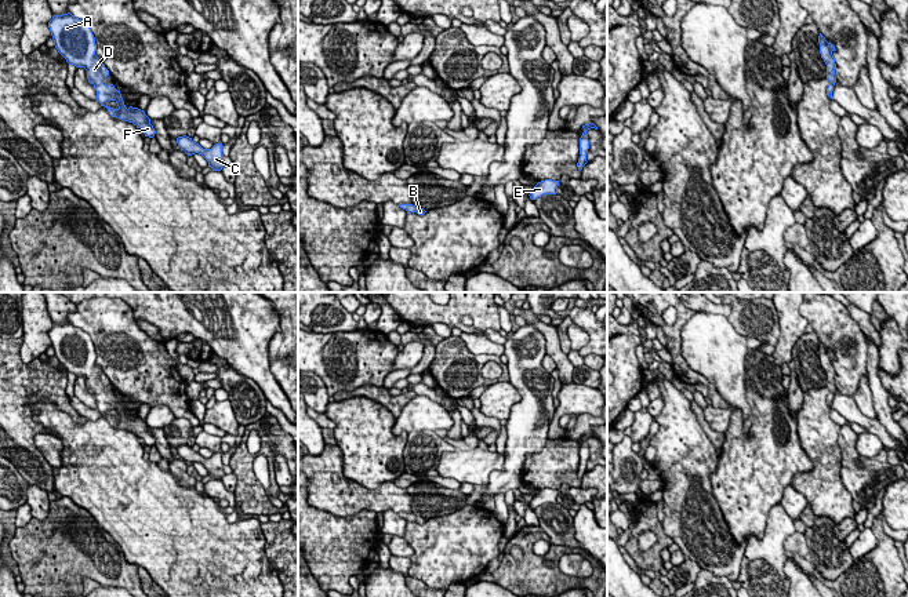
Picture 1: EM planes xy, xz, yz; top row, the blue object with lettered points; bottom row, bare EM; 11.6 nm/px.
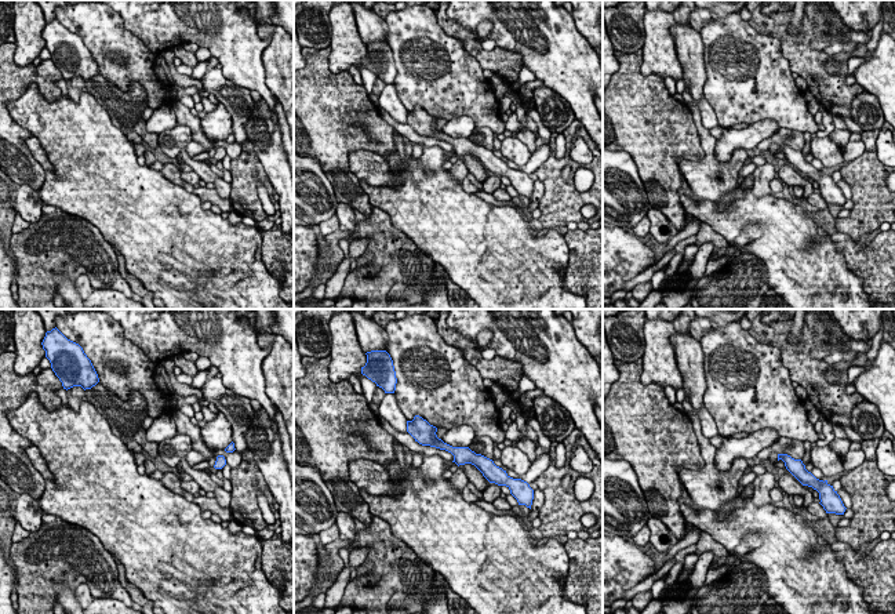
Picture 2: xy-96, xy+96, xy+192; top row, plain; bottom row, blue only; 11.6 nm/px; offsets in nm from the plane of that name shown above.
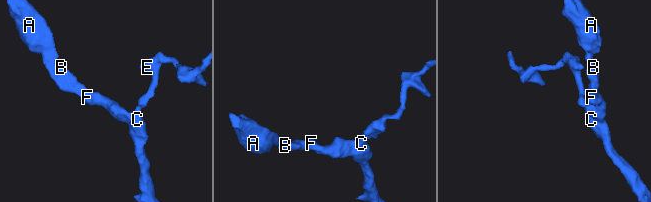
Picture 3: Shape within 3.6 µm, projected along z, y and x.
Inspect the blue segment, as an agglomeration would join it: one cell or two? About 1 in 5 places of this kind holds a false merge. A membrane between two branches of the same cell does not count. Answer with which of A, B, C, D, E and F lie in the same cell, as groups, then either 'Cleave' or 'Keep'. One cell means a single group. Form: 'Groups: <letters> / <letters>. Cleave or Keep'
Groups: A B C D E F. Keep

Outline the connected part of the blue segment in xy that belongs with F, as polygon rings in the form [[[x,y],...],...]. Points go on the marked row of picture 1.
[[[68,12],[54,15],[48,28],[55,48],[66,62],[87,70],[87,79],[94,85],[101,106],[105,106],[110,116],[132,123],[145,136],[153,138],[156,131],[145,112],[132,106],[127,109],[120,91],[113,84],[105,84],[109,70],[95,55],[97,44],[90,26]]]

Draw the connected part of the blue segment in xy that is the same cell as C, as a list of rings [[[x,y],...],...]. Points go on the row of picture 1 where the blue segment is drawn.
[[[184,135],[177,138],[177,143],[188,156],[199,153],[207,161],[208,167],[214,171],[221,171],[224,164],[222,143],[215,143],[211,149],[203,149],[199,143],[193,142],[192,138]]]

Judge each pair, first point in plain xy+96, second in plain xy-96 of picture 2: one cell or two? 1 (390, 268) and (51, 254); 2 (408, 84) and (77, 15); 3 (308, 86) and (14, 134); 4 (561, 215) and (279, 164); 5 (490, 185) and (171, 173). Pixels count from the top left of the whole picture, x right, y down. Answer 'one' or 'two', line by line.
1: one
2: one
3: one
4: two
5: two

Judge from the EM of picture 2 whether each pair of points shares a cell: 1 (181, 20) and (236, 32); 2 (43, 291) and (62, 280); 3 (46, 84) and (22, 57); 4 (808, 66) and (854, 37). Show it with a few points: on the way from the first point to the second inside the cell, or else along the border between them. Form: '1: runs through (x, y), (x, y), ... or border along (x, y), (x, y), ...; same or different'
1: runs through (195, 20), (211, 20), (222, 31); same
2: border along (59, 268), (54, 273), (55, 294); different
3: border along (14, 61), (18, 65), (32, 64); different
4: border along (812, 21), (828, 42), (825, 51); different

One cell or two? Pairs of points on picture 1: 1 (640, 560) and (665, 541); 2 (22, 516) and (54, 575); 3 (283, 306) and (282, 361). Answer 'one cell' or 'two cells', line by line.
1: one cell
2: two cells
3: one cell

